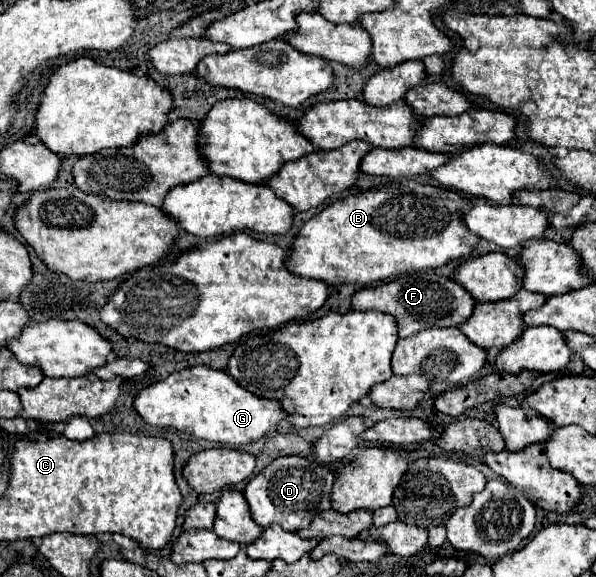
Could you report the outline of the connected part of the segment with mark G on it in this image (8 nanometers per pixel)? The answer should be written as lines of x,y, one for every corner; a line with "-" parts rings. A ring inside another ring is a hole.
192,366
170,374
162,382
142,388
134,398
134,410
148,424
176,428
192,434
194,438
218,442
230,448
260,440
270,428
286,418
278,402
256,398
238,386
230,374
212,370
208,366

